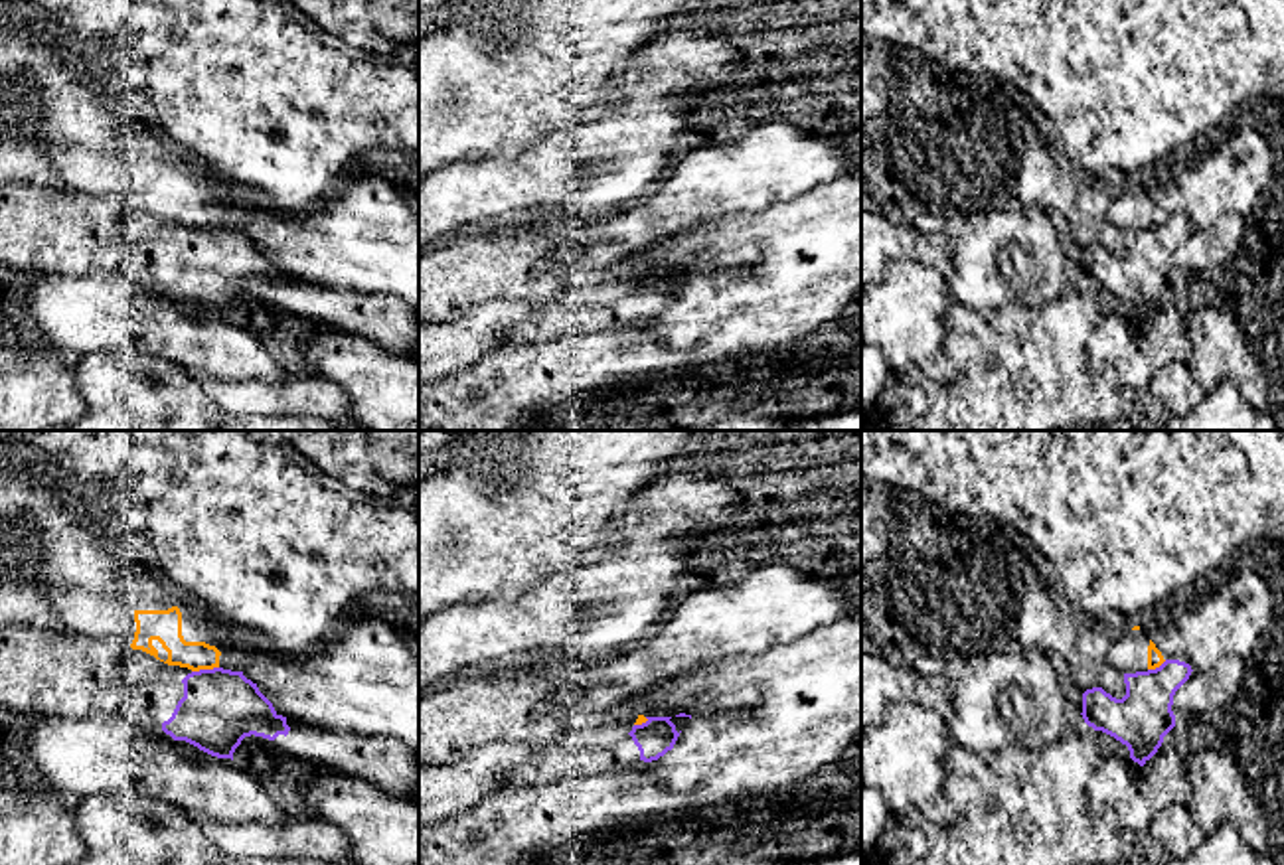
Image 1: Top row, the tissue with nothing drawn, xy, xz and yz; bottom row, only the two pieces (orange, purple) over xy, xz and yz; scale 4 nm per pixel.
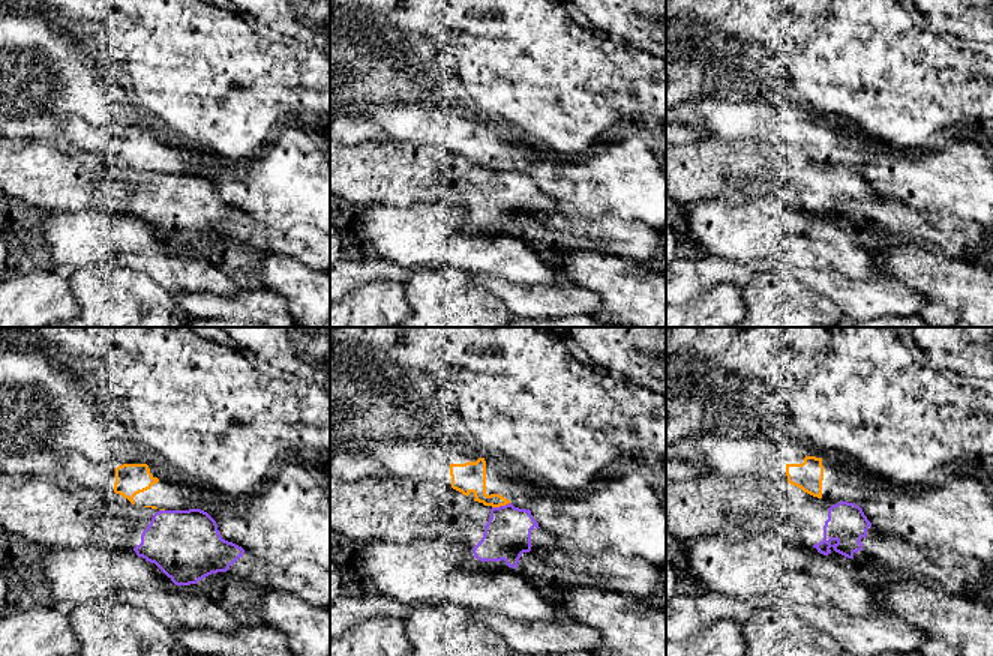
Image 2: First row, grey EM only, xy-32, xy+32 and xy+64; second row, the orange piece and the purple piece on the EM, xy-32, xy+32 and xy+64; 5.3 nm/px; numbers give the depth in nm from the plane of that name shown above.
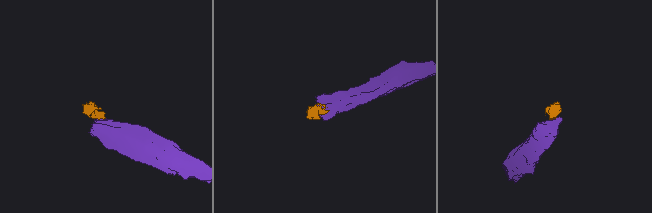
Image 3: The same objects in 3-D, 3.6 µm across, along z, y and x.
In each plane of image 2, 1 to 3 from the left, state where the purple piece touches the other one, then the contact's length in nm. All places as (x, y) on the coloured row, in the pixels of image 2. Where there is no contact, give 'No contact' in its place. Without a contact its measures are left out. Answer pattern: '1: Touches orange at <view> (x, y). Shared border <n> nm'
1: Touches orange at xy-32 (162, 509). Shared border 30 nm
2: Touches orange at xy+32 (500, 505). Shared border 100 nm
3: No contact

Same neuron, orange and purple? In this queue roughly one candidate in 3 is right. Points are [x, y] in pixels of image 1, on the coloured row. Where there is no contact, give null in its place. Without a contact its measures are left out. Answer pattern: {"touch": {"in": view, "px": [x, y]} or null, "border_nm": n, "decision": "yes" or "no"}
{"touch": {"in": "xy", "px": [204, 668]}, "border_nm": 110, "decision": "no"}

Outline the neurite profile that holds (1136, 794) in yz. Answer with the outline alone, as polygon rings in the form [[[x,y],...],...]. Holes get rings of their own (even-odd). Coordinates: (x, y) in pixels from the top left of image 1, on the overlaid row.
[[[1156,752],[1144,766],[1132,758],[1106,760],[1086,786],[1092,814],[1110,810],[1118,826],[1144,831],[1173,804],[1185,804],[1183,752]]]

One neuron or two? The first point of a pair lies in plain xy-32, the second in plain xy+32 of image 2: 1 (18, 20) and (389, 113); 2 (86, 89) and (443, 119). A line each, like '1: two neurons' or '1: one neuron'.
1: two neurons
2: two neurons

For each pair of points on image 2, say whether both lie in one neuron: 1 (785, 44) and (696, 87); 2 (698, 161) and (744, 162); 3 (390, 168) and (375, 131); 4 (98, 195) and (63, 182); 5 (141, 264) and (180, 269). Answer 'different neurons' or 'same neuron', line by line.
1: different neurons
2: same neuron
3: different neurons
4: same neuron
5: same neuron

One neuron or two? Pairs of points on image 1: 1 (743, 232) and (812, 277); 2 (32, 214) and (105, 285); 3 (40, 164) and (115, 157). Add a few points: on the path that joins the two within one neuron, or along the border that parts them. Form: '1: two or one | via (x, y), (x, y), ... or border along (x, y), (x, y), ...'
1: one | via (763, 234), (777, 234), (797, 257)
2: two | border along (111, 269), (93, 269), (80, 275), (44, 273)
3: two | border along (109, 139), (72, 145), (64, 151)

